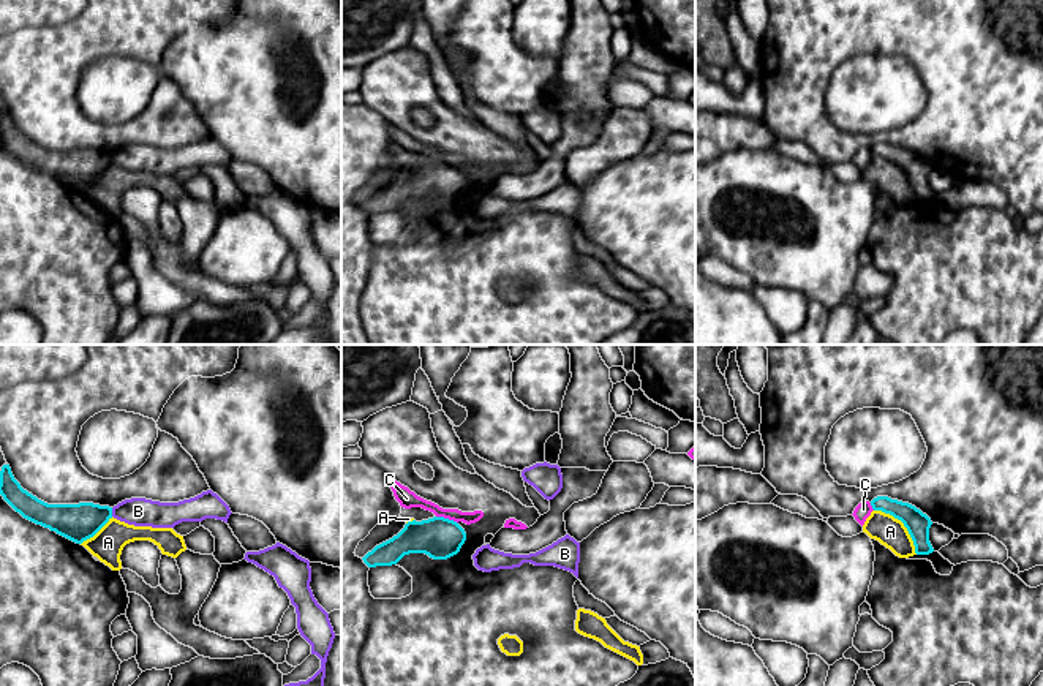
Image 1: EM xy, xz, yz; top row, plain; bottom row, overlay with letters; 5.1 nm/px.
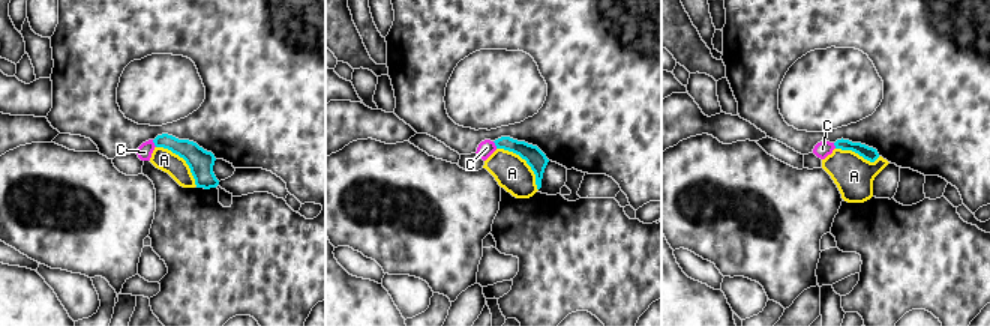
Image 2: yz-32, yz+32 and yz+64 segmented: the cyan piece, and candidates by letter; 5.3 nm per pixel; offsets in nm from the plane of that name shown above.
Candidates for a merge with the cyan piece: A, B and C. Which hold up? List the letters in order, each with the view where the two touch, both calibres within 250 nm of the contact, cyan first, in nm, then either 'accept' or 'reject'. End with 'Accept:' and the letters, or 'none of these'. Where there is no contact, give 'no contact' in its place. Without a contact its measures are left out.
A: yz | 120/150 nm | reject
B: xy | 190/140 nm | reject
C: xz | 220/90 nm | reject
Accept: none of these

